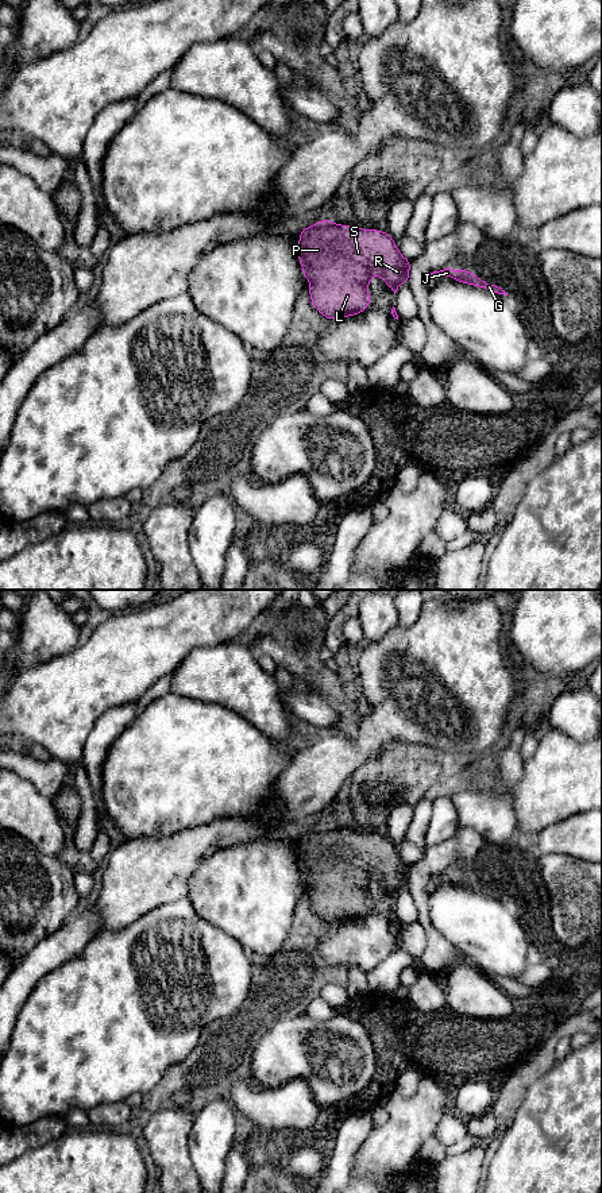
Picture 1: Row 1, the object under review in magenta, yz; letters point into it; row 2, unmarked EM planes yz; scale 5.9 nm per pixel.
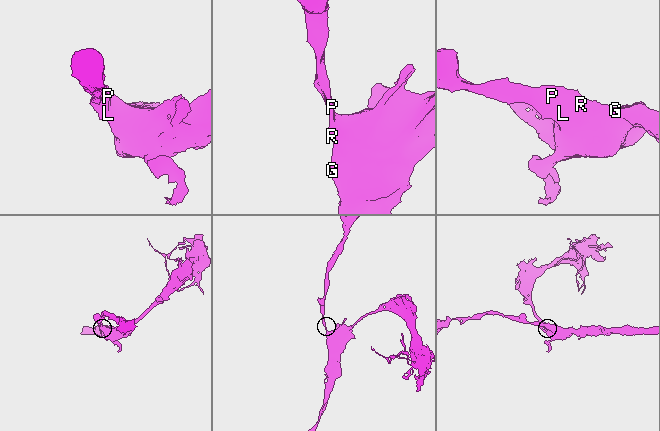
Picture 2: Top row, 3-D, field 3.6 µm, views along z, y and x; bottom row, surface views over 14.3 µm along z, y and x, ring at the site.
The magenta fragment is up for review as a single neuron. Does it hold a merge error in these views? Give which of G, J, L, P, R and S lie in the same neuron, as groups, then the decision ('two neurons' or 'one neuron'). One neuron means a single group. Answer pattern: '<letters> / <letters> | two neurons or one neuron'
G J L P R S | one neuron

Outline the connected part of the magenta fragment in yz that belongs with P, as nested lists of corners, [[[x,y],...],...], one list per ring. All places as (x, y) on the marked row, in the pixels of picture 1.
[[[325,219],[309,228],[301,228],[298,259],[305,285],[310,277],[314,278],[309,289],[310,301],[328,320],[355,316],[370,306],[368,279],[371,275],[381,275],[394,294],[401,282],[409,285],[412,260],[402,258],[389,232],[337,225]]]

